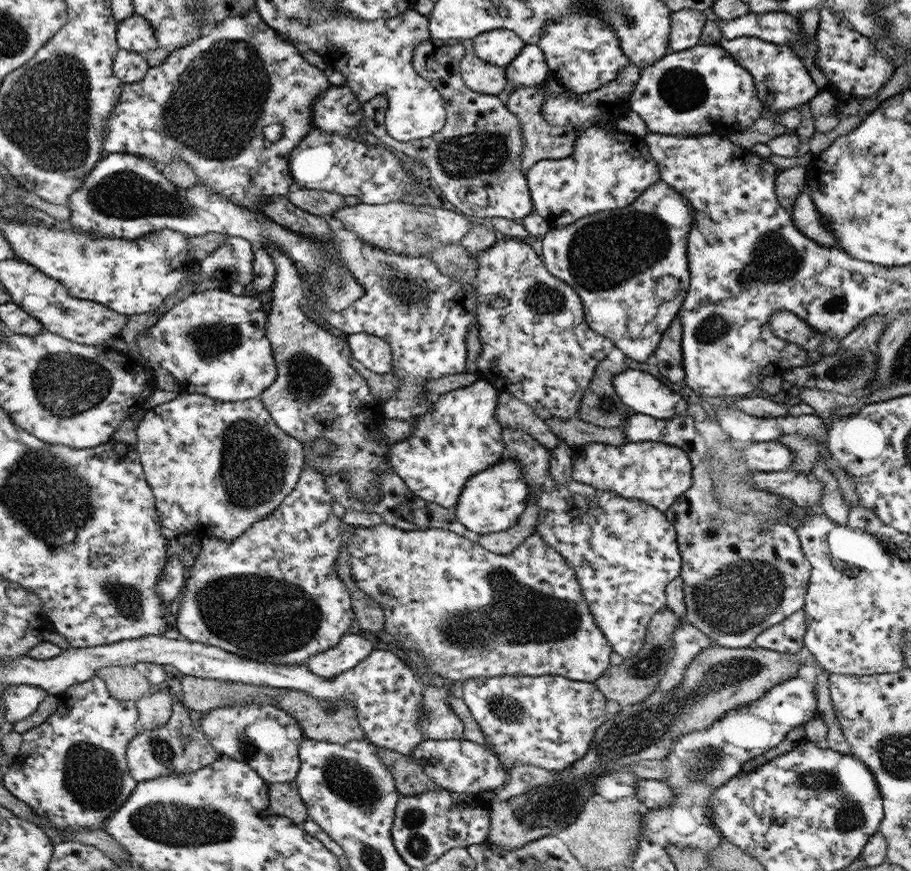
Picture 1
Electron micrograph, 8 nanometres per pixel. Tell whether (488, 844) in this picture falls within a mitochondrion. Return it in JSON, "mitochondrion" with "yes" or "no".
{"mitochondrion":"no"}

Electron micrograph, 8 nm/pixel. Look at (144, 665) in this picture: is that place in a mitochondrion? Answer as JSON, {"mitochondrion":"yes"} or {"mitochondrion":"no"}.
{"mitochondrion":"no"}

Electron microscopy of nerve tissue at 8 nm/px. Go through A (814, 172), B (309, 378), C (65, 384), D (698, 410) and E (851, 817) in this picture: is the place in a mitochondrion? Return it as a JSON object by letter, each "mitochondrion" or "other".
{"A":"other","B":"mitochondrion","C":"mitochondrion","D":"other","E":"mitochondrion"}

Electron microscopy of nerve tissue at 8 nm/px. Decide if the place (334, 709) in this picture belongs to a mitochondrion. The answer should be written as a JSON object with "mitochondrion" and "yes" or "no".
{"mitochondrion":"yes"}

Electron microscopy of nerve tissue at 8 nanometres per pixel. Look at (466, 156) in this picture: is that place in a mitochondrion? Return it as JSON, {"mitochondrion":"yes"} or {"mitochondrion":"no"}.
{"mitochondrion":"yes"}

